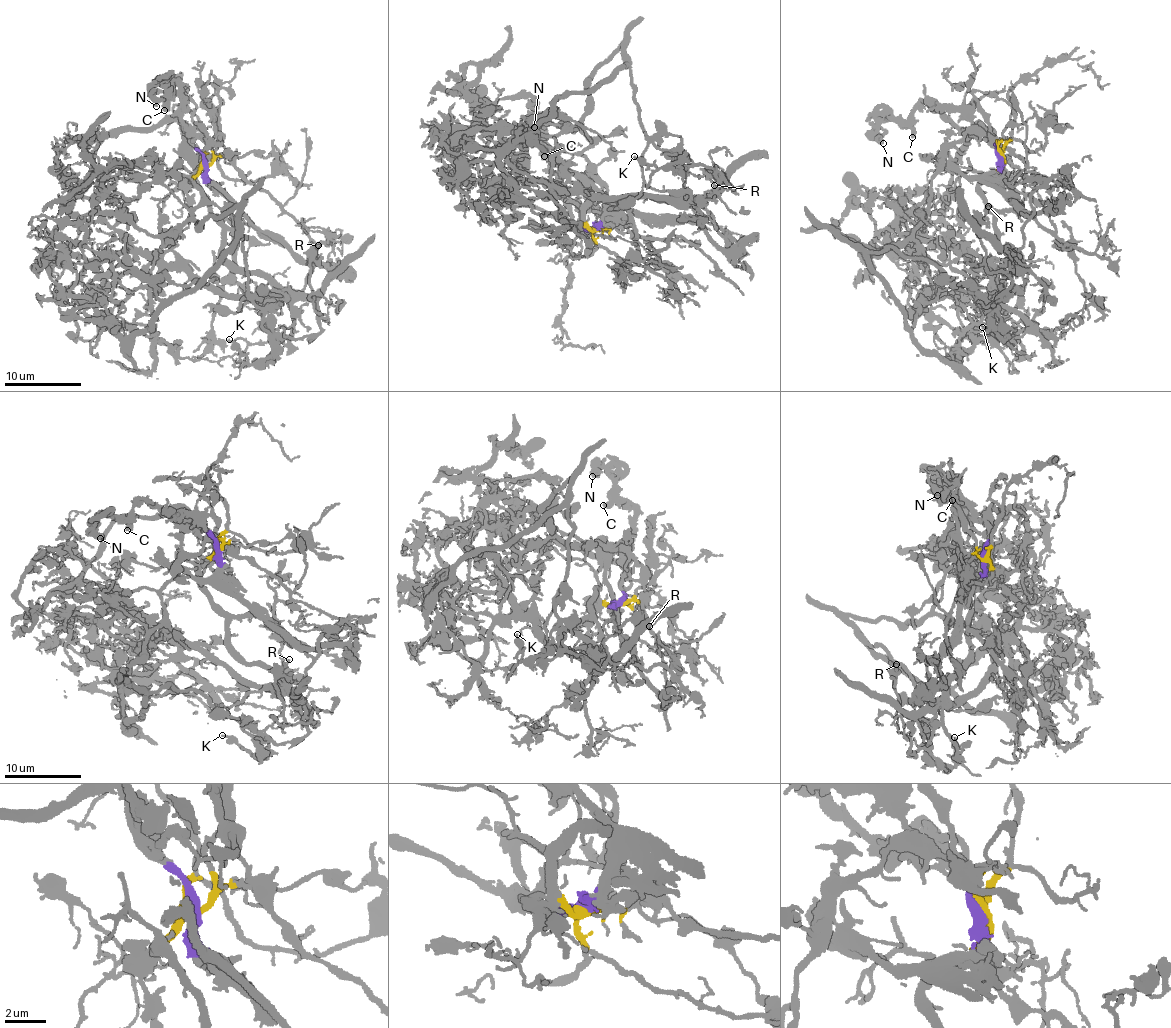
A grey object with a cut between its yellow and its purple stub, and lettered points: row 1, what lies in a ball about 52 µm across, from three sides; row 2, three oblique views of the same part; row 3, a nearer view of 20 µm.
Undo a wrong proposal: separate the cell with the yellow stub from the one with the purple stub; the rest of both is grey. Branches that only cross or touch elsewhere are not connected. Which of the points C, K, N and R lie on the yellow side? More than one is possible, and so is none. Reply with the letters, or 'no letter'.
K, R

